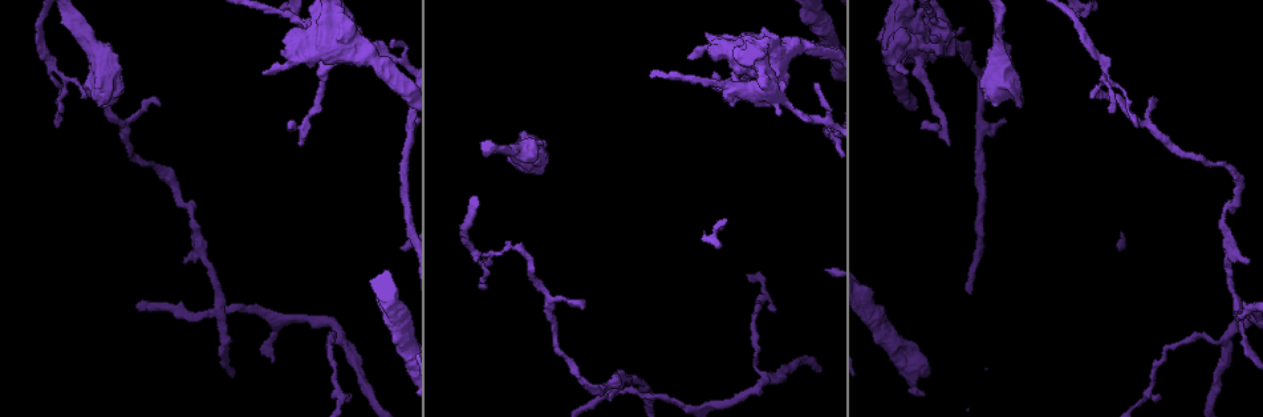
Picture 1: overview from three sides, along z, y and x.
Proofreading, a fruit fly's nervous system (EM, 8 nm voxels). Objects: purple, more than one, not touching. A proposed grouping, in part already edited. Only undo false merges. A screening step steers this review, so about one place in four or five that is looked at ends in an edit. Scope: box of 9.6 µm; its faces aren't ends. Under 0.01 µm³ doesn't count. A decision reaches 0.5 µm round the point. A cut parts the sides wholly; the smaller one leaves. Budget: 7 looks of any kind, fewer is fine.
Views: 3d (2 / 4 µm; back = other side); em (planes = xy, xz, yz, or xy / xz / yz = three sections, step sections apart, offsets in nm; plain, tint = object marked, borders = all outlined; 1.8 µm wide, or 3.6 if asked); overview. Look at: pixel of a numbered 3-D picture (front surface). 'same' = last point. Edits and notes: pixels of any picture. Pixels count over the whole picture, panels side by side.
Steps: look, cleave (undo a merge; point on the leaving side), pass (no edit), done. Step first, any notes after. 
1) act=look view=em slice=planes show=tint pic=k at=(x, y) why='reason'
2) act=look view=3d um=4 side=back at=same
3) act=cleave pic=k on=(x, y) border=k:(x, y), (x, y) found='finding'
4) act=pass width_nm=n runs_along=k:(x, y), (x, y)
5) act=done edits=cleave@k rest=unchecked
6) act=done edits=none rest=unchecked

act=look view=3d um=4 pic=1 at=(770, 75) why='thick turns thin'

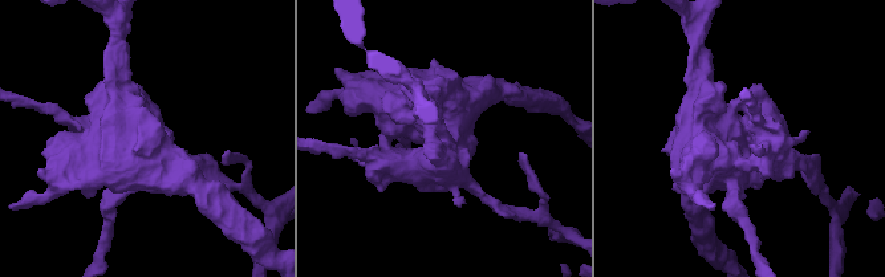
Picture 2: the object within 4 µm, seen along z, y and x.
act=look view=em um=3.6 slice=xz step=8 show=tint pic=2 at=(744, 152) why='need the tissue'

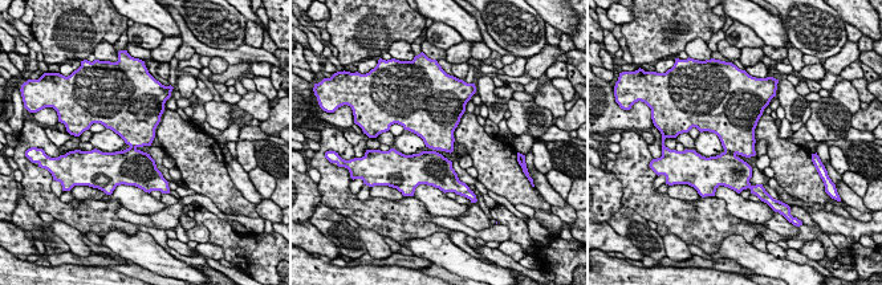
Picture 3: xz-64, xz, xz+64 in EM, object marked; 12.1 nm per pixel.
act=look view=em um=3.6 slice=planes show=borders at=same

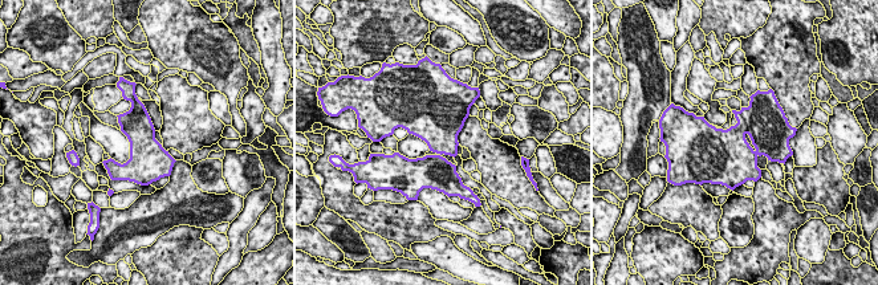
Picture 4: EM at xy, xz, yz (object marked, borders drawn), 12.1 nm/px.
act=cleave pic=4 on=(764, 117) border=4:(739, 112), (747, 133) found='two cells meet here'

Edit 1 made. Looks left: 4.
act=look view=overview

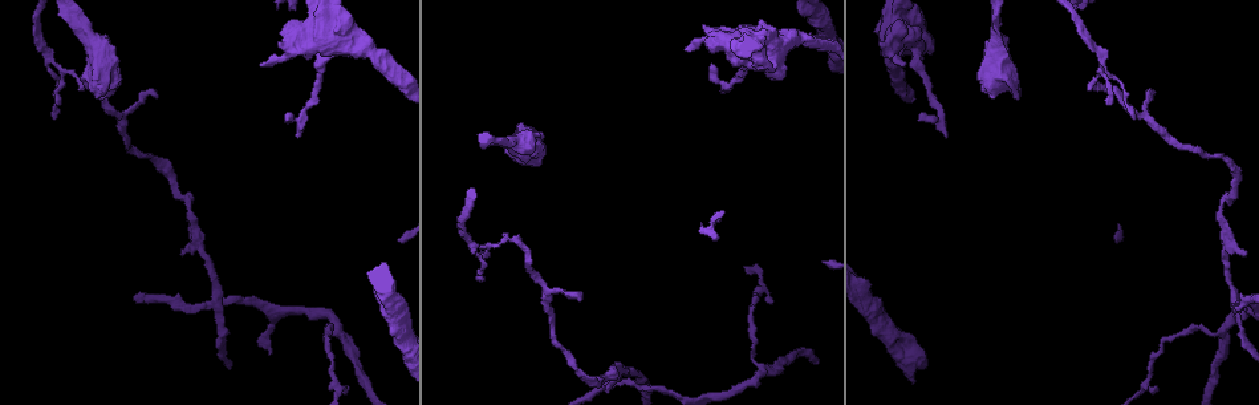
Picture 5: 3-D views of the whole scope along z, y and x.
act=look view=em slice=planes show=tint pic=5 at=(763, 367) why='sharp bend'

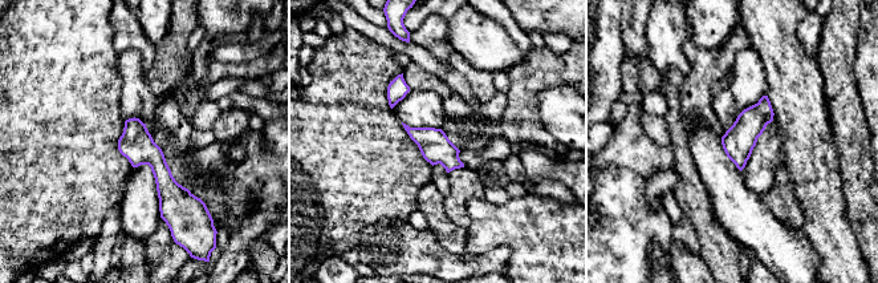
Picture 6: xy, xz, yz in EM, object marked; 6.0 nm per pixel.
act=pass runs_along=6:(131, 121), (169, 189), (169, 217) found='all the same cell'

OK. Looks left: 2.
act=look view=em slice=planes show=tint pic=5 at=(1234, 301) why='four-way junction'

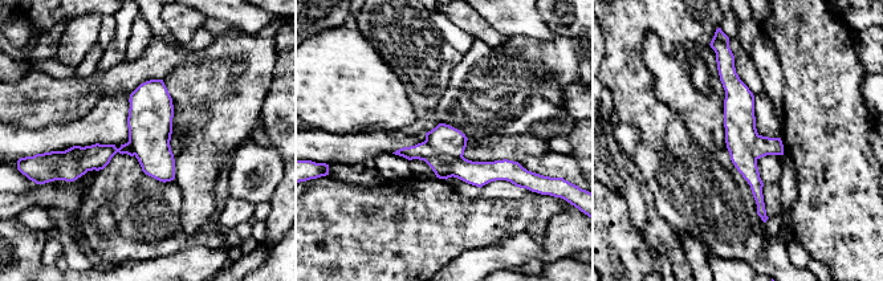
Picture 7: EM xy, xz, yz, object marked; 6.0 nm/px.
act=cleave pic=7 on=(477, 174) width_nm=220 found='two cells meet here'

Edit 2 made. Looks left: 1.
act=done edits=cleave@4,cleave@7 rest=unchecked

